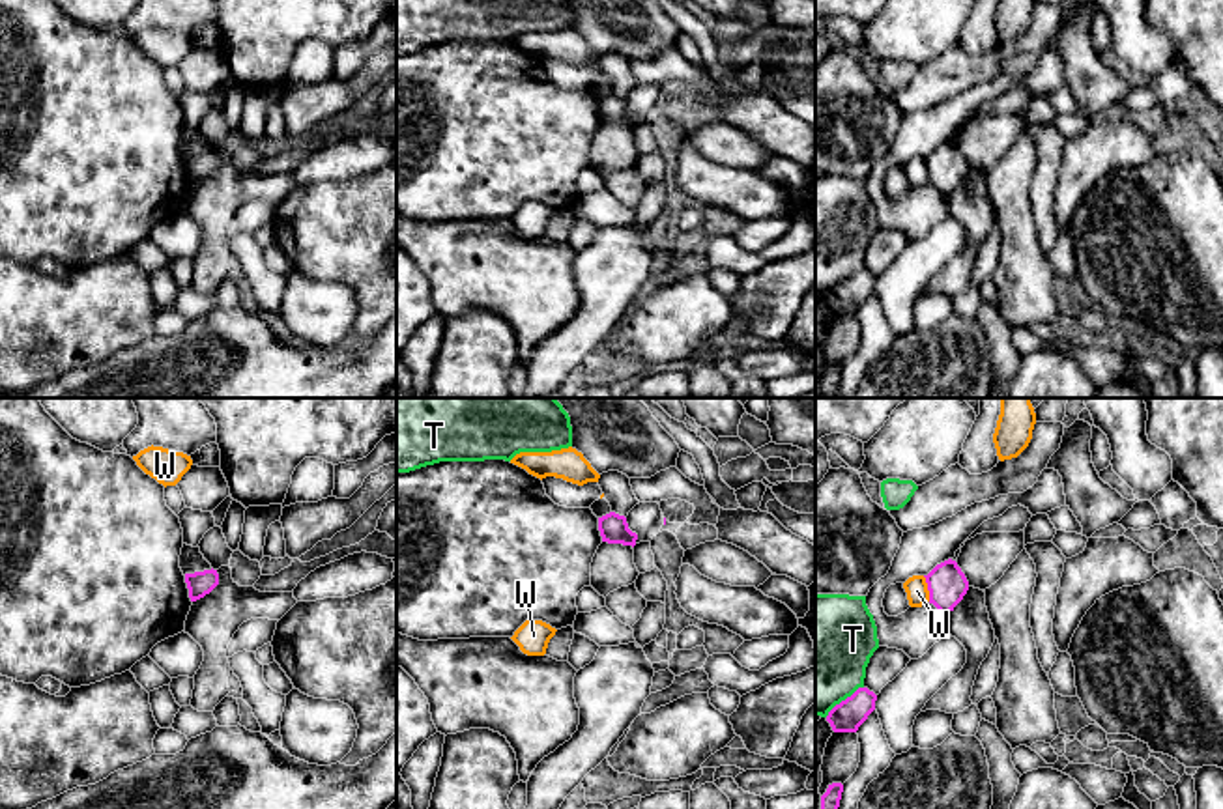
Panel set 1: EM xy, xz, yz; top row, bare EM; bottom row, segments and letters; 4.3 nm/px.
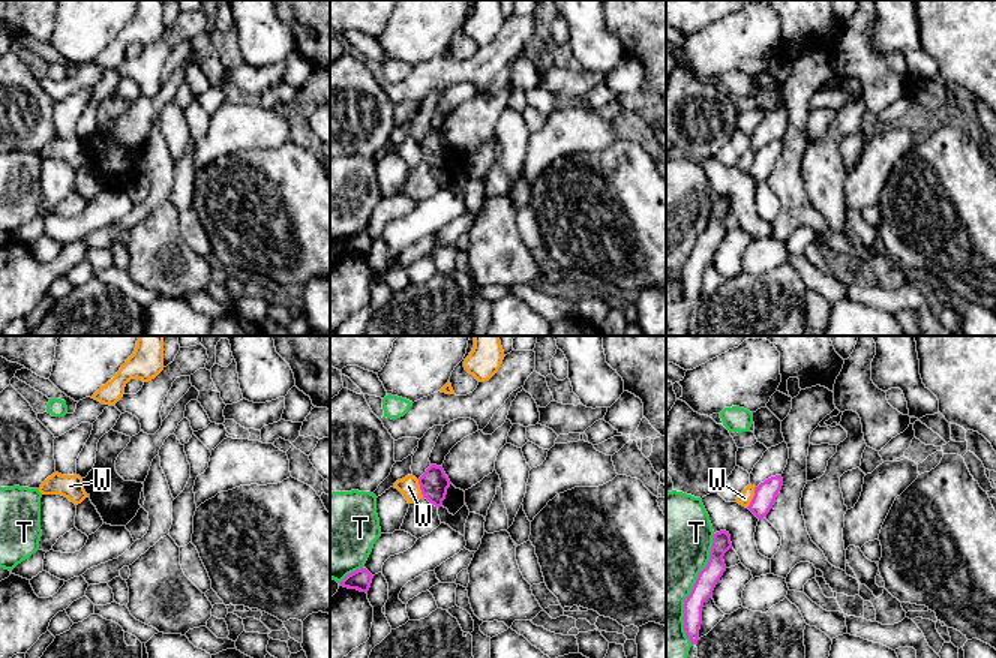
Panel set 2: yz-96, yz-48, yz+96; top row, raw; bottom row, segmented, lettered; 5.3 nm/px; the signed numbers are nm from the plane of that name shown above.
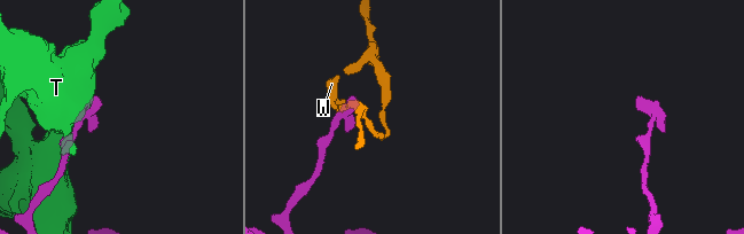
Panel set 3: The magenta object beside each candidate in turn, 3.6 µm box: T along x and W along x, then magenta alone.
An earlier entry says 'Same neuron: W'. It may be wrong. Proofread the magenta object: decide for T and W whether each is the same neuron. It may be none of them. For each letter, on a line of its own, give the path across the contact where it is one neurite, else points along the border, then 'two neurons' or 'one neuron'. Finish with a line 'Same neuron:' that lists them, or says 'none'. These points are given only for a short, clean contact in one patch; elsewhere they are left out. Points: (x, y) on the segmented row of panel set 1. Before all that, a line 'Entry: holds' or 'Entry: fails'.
Entry: fails
T: two neurons
W: along yz (922, 576), (930, 600) | two neurons
Same neuron: none

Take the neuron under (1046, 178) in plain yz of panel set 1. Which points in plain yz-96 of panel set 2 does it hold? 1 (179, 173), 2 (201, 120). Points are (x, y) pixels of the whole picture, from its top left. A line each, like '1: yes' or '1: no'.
1: no
2: no

